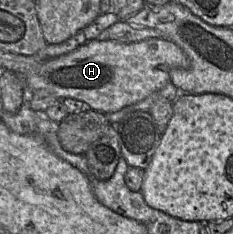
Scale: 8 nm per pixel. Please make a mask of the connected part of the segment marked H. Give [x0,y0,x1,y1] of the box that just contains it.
[23,38,189,114]

